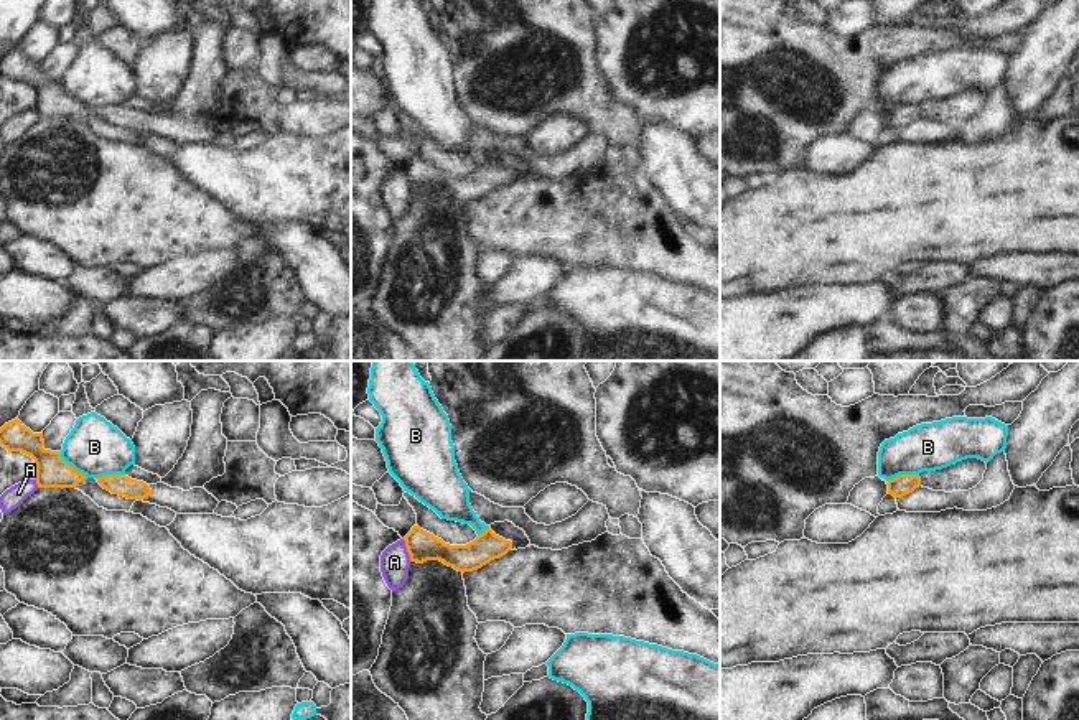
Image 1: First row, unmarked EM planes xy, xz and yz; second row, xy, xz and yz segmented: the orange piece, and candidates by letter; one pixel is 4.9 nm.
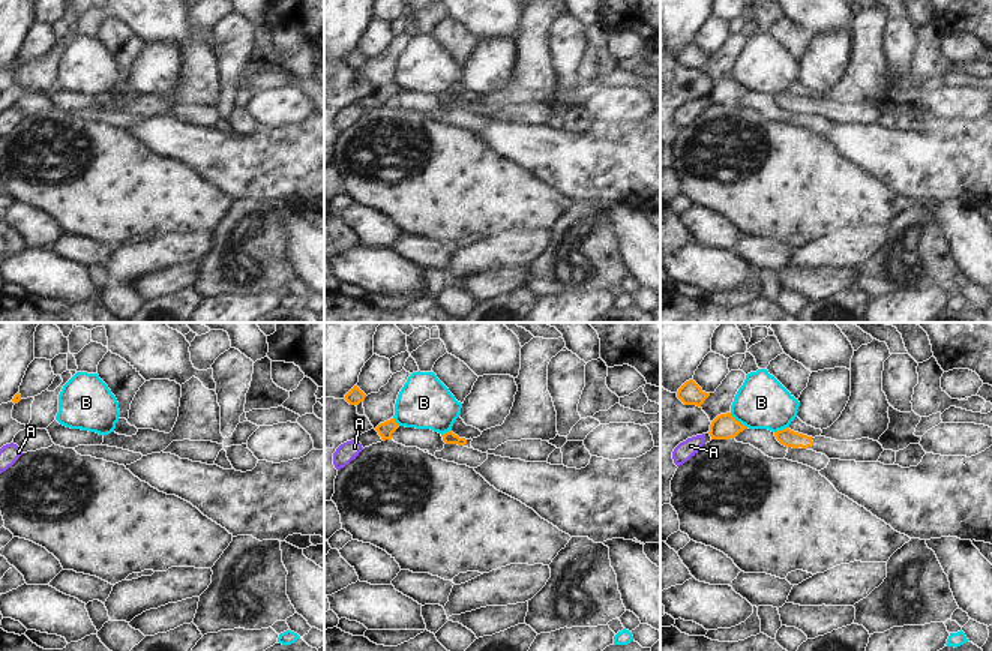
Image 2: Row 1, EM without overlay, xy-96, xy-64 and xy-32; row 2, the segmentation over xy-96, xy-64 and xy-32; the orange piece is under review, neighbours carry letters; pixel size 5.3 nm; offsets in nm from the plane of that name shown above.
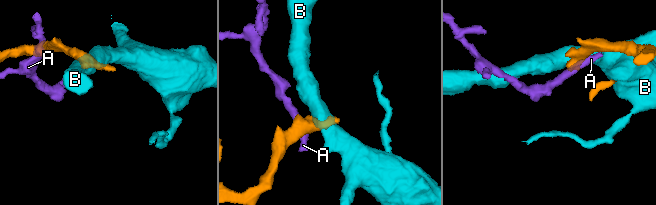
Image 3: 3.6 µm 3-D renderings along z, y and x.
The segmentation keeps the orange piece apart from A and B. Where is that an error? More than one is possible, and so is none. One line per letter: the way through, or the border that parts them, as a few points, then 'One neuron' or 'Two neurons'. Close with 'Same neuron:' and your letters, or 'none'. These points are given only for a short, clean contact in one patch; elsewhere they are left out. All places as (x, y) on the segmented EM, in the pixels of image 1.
A: Boundary: xz (402, 539), (411, 561). Two neurons
B: Boundary: xy (60, 452), (68, 463), (88, 476). Two neurons
Same neuron: none

